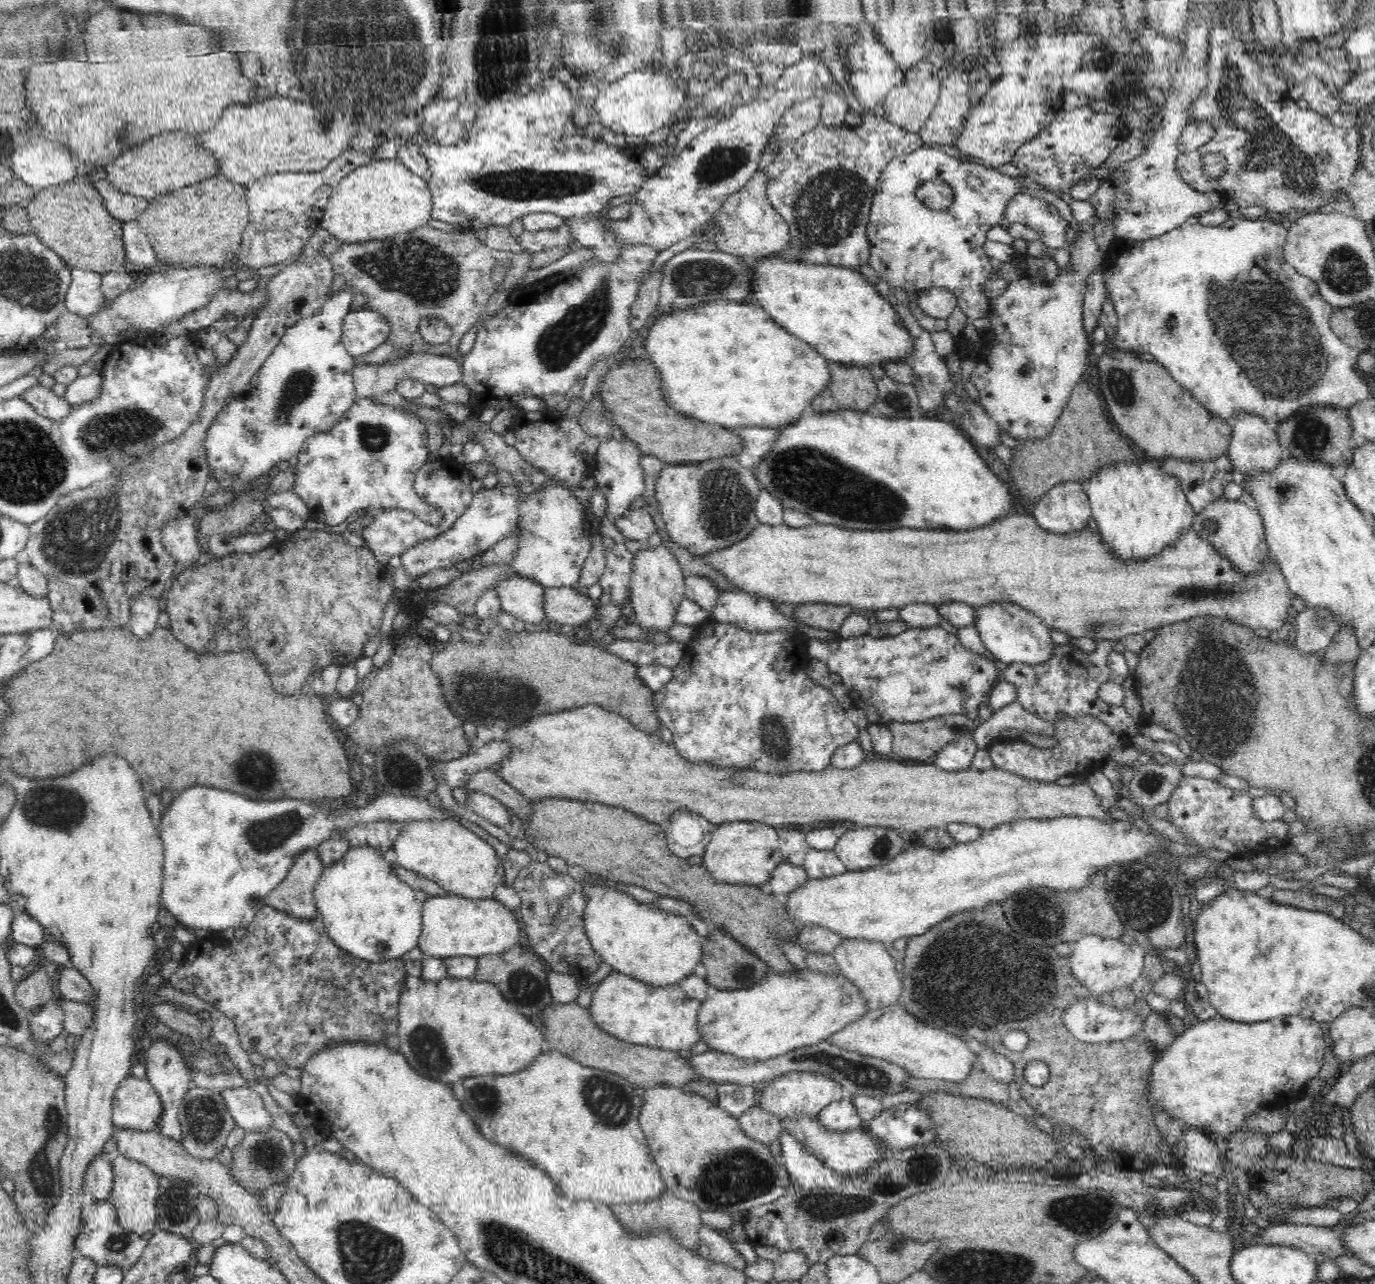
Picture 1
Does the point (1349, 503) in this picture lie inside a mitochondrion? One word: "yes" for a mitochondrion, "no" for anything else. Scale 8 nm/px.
no

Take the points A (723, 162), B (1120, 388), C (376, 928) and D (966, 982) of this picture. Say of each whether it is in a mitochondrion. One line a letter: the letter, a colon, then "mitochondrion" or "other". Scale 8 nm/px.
A: mitochondrion
B: mitochondrion
C: other
D: mitochondrion

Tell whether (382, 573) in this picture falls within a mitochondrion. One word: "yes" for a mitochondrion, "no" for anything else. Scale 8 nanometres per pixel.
no

